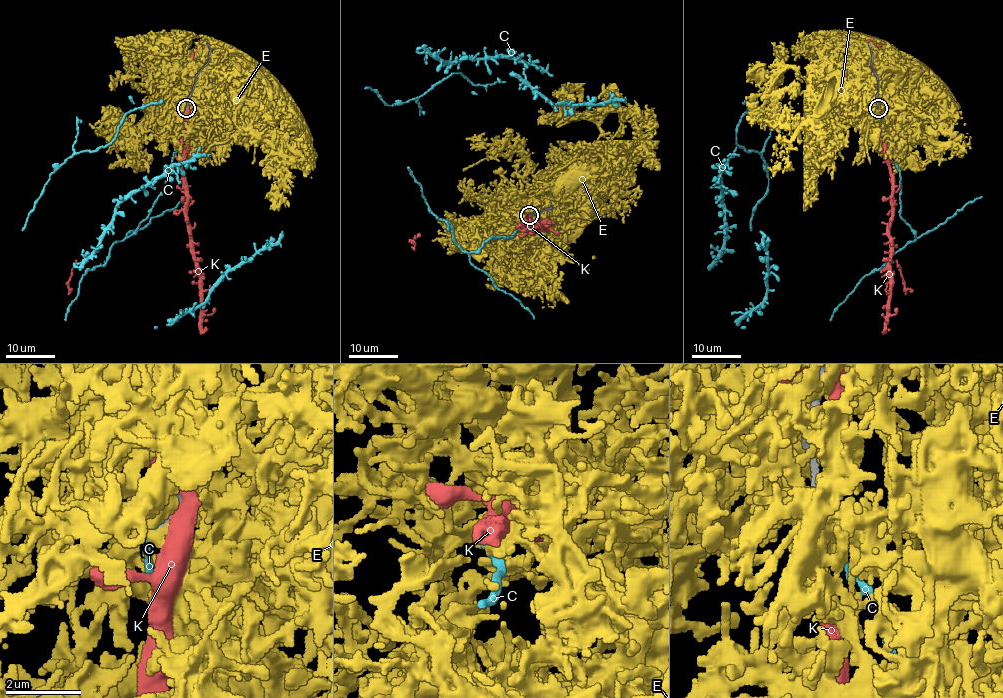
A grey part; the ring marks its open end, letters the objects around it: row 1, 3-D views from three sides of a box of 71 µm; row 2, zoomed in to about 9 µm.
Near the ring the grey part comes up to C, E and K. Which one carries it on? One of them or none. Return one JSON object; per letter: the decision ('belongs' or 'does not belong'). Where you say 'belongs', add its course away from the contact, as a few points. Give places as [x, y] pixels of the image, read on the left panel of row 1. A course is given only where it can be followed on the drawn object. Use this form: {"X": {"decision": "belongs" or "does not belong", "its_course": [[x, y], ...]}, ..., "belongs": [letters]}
{"C": {"decision": "belongs"}, "E": {"decision": "does not belong"}, "K": {"decision": "does not belong"}, "belongs": ["C"]}

